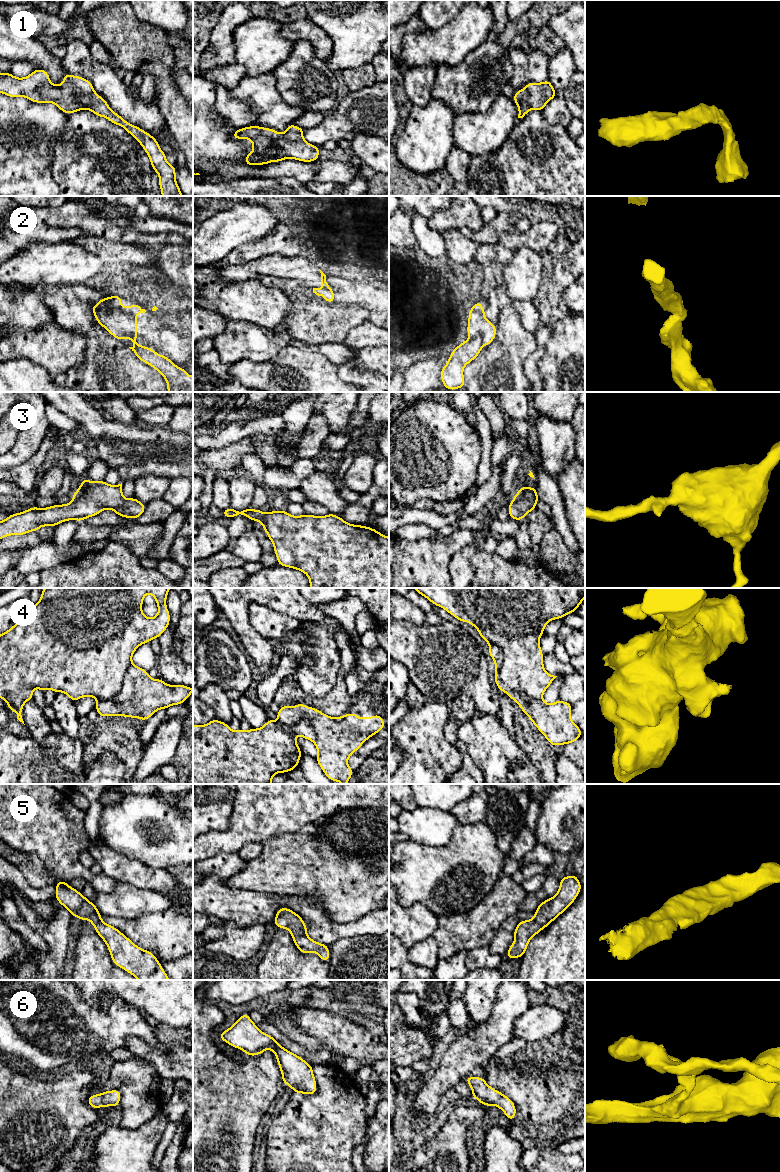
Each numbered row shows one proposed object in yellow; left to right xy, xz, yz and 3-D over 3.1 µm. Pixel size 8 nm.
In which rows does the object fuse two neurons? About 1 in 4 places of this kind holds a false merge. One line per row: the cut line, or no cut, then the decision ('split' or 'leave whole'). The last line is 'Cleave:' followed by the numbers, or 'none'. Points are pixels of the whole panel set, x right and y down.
1: cut none; leave whole
2: cut xz (328, 288), (325, 289); split
3: cut none; leave whole
4: cut yz (490, 643), (502, 650), (500, 679), (512, 690), (540, 698); split
5: cut none; leave whole
6: cut none; leave whole
Cleave: 2, 4

